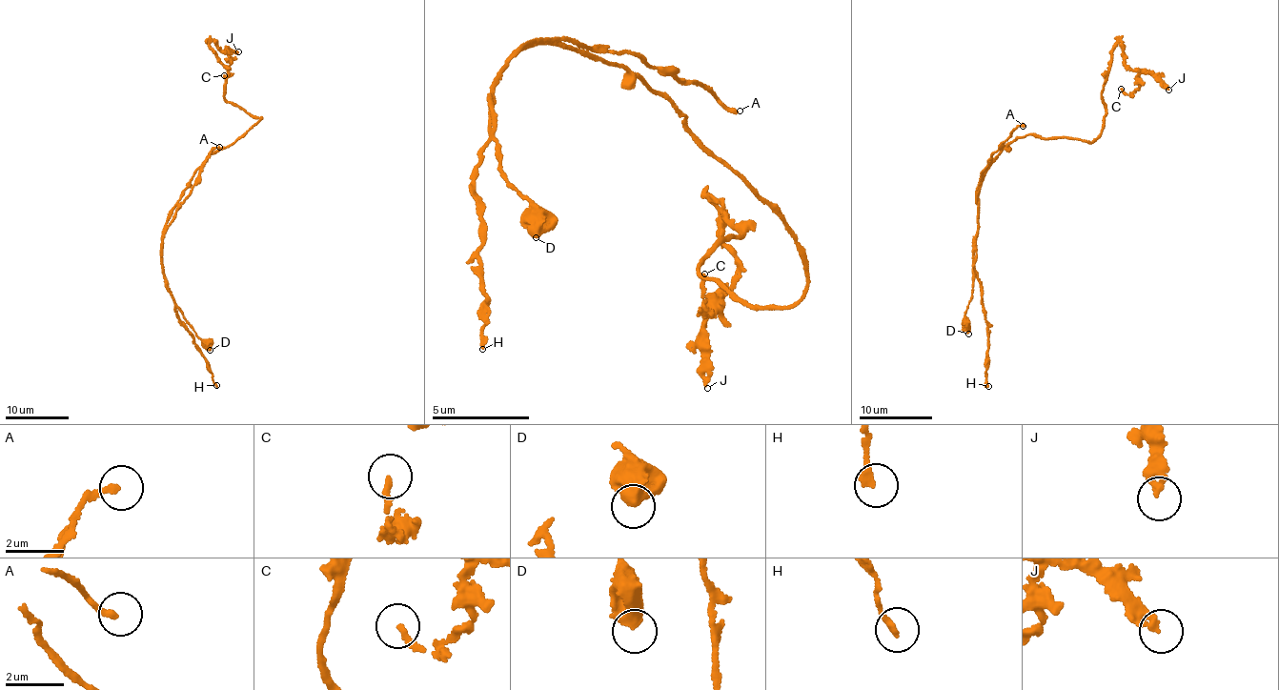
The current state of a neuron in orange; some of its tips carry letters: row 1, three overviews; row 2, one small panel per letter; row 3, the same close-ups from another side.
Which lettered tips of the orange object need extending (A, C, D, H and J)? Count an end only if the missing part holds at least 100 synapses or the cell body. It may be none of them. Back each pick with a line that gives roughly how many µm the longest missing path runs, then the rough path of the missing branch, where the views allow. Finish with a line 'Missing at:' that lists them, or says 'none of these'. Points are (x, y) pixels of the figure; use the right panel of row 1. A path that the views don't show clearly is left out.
Missing at: none of these

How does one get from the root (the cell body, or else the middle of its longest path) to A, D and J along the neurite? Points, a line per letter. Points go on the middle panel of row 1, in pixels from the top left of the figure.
A: (673, 113), (671, 102), (591, 50), (606, 47), (664, 67), (678, 79), (687, 78), (740, 111)
D: (673, 113), (671, 102), (617, 66), (554, 43), (517, 50), (485, 98), (496, 170), (527, 200), (536, 237)
J: (673, 113), (805, 274), (788, 307), (705, 281), (741, 235), (709, 200), (736, 271), (702, 323), (707, 388)

